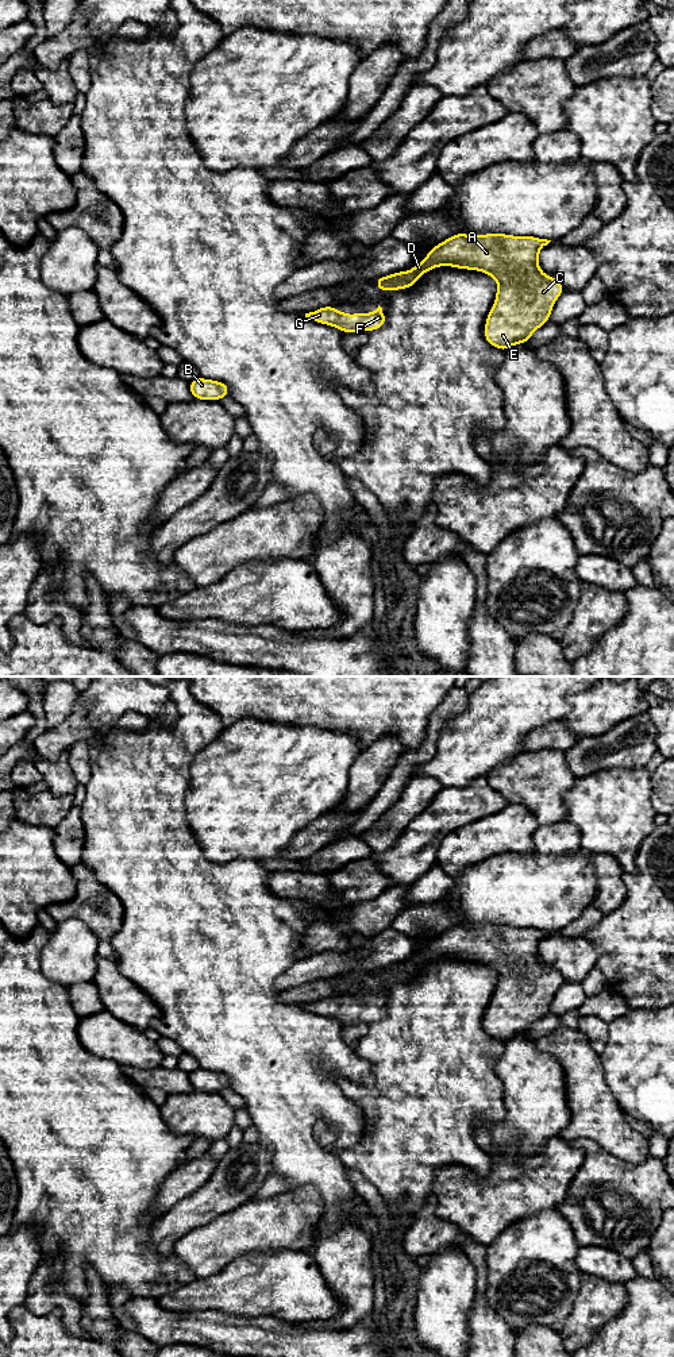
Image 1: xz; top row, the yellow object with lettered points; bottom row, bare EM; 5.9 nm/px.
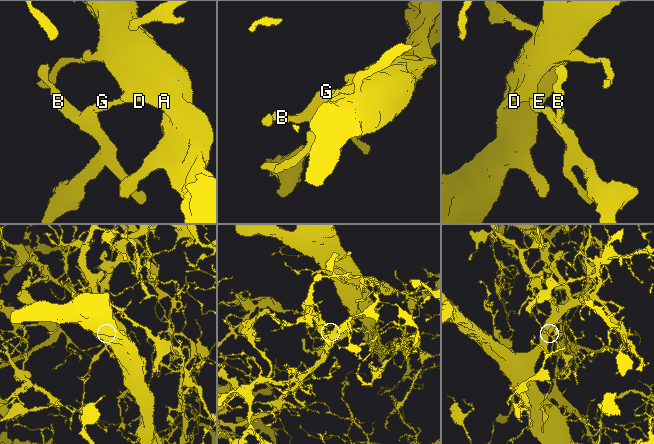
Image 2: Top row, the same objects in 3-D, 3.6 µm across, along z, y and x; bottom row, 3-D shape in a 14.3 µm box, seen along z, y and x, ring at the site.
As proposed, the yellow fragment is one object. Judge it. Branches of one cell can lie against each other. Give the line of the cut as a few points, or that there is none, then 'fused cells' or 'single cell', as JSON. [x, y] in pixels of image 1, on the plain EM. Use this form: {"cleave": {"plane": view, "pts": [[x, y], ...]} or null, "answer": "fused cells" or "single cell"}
{"cleave": null, "answer": "single cell"}

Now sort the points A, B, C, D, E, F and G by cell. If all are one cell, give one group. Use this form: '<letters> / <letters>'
A B C D E F G

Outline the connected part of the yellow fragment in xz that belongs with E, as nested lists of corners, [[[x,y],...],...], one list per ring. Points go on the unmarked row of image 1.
[[[458,924],[442,934],[434,937],[427,948],[416,955],[411,963],[397,963],[375,969],[375,978],[381,983],[412,979],[419,969],[439,957],[450,957],[465,961],[477,961],[497,971],[497,984],[493,999],[485,1011],[485,1032],[505,1042],[515,1036],[528,1036],[532,1025],[550,1013],[550,1006],[565,978],[539,959],[539,942],[551,932],[538,928],[513,928],[509,925],[467,926]]]

